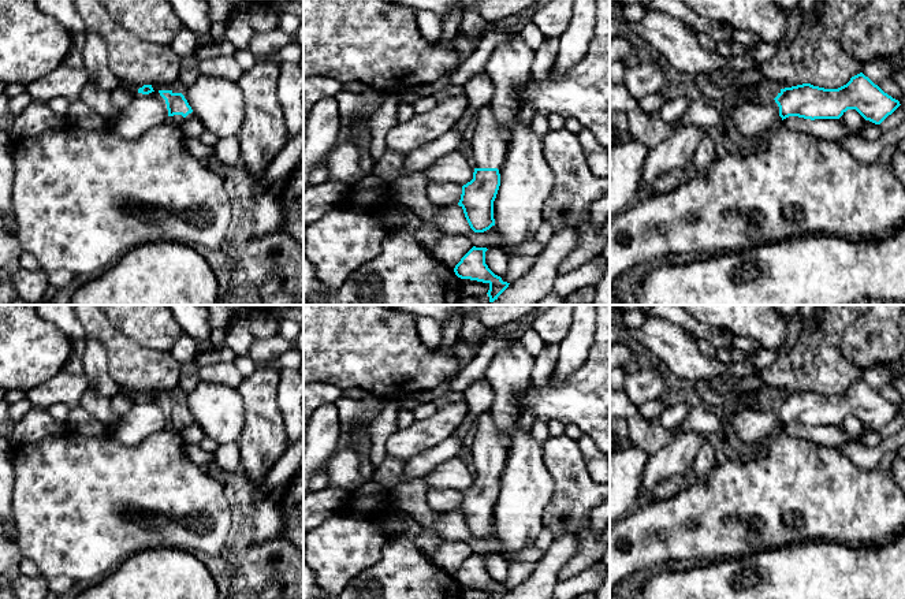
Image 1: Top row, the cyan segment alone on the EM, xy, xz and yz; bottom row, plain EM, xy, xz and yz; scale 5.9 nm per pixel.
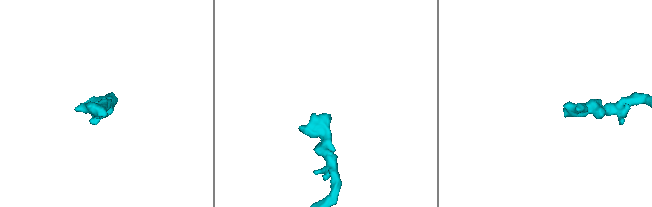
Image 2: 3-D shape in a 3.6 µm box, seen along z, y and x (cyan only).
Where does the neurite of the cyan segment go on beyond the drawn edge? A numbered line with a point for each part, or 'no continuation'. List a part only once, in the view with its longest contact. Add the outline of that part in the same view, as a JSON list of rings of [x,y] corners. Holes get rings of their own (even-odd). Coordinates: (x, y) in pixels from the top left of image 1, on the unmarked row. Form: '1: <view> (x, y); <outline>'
1: xz (487, 456); [[[484,412],[477,418],[474,442],[466,454],[474,475],[500,476],[506,464],[506,449],[499,443],[502,434],[492,413]]]

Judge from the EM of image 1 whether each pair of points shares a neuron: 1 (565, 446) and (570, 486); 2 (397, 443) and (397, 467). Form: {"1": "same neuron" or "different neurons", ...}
{"1": "same neuron", "2": "different neurons"}

